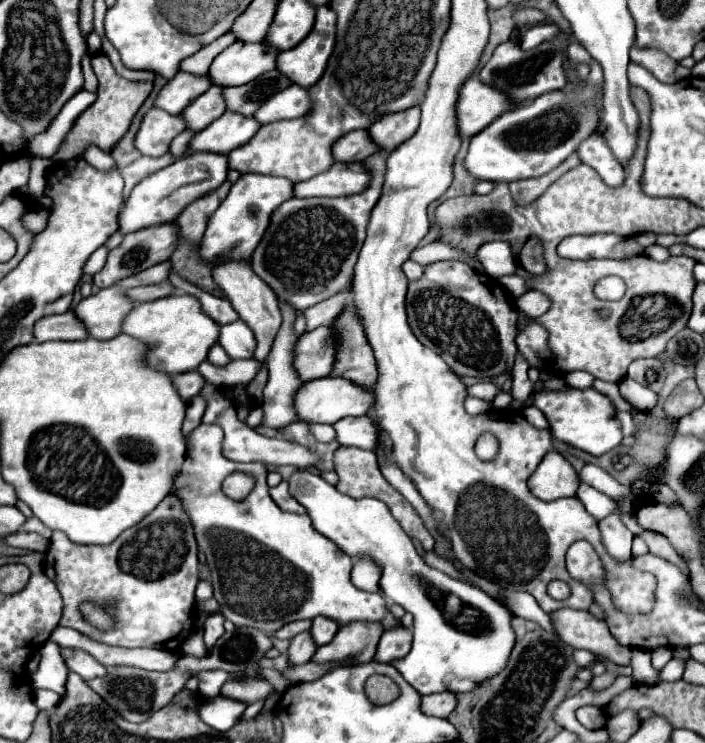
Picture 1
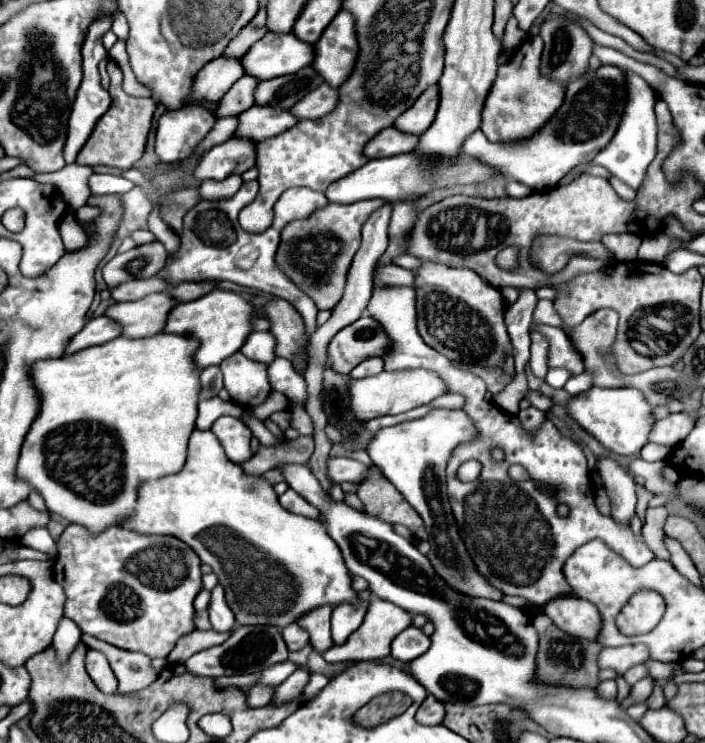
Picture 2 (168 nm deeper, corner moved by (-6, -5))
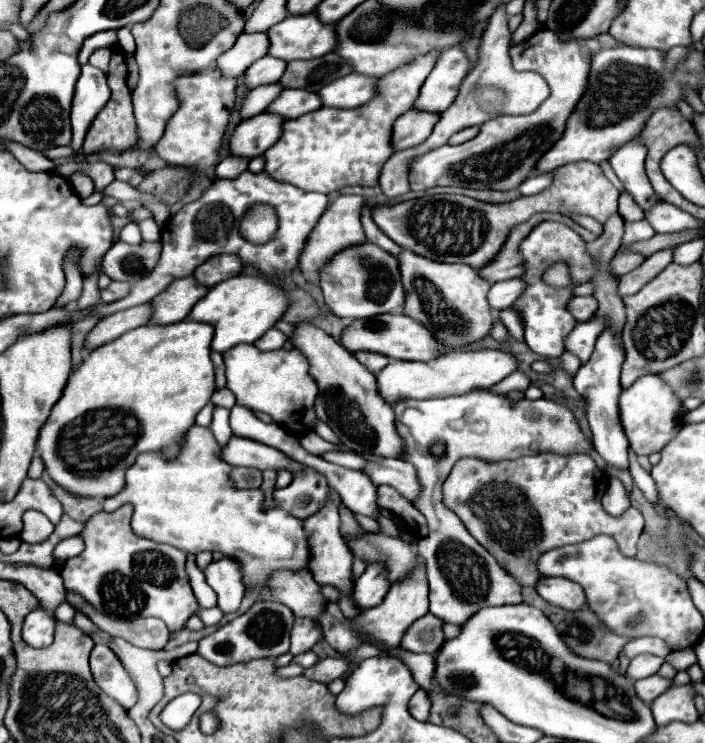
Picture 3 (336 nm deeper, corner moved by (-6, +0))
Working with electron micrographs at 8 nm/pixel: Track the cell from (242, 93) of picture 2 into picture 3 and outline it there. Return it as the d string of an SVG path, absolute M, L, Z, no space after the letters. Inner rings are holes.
M263 56L261 60L253 62L249 66L249 70L243 74L243 82L247 90L253 90L257 86L265 86L265 84L275 84L277 76L281 76L281 72L285 70L285 62L281 60L273 60L271 56Z

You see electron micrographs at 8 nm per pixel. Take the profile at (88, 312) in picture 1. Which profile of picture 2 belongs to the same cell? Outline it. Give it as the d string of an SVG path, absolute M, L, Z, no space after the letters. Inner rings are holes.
M153 293L139 301L115 303L107 309L107 317L123 325L123 335L129 339L157 335L167 321L167 313L177 305L169 293Z

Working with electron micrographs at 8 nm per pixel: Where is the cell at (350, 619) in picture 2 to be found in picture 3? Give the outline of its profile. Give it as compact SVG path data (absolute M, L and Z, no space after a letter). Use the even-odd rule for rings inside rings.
M367 568L355 580L351 598L355 602L355 608L363 612L367 608L377 606L383 600L387 590L389 590L389 584L385 584L385 576L381 576L381 568Z

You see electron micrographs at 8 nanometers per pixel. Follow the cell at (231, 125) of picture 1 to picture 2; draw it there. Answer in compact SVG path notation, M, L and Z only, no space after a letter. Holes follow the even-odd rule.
M253 105L239 115L237 137L249 137L253 141L263 141L291 129L297 117L289 109L269 109L269 105Z

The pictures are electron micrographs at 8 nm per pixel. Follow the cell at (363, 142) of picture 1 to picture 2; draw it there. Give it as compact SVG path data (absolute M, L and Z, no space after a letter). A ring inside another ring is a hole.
M387 127L365 145L365 155L371 159L393 157L399 153L413 151L415 147L417 147L417 137L409 137L409 133L401 133L399 129Z

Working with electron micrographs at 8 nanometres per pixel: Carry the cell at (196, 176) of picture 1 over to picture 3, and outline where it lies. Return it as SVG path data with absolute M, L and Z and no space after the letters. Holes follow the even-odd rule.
M267 112L243 120L229 138L229 154L249 160L263 156L263 152L281 136L281 124L281 116Z

